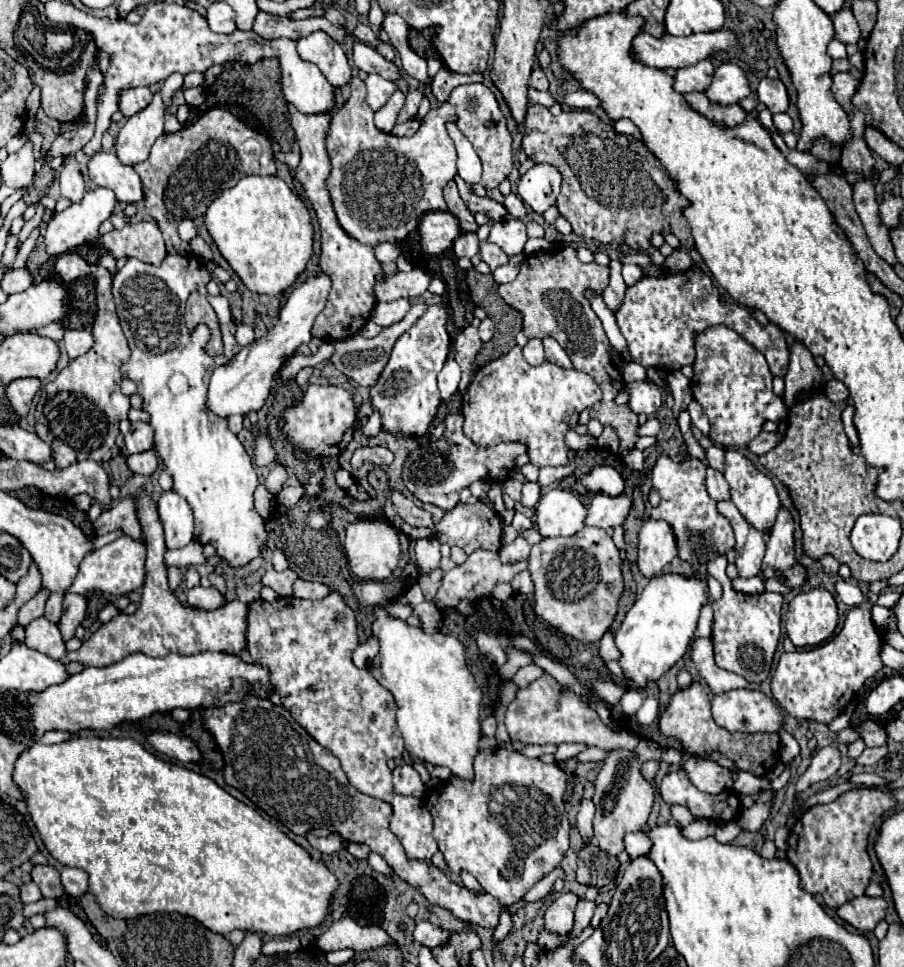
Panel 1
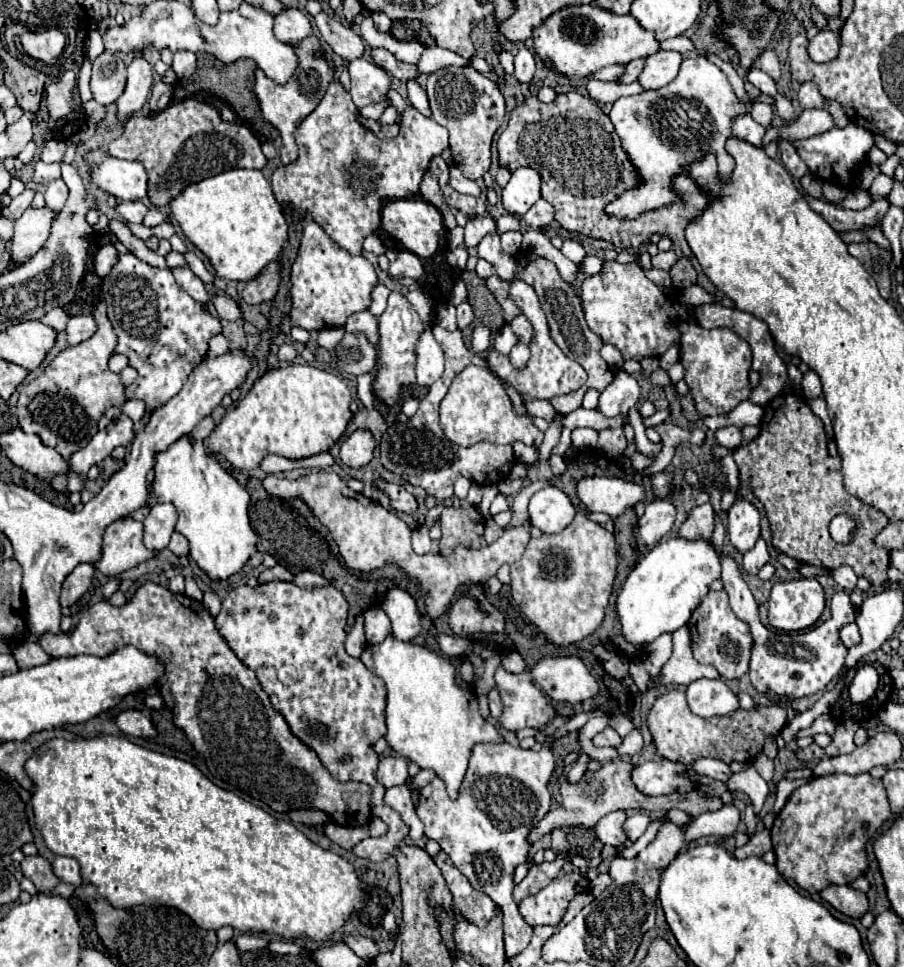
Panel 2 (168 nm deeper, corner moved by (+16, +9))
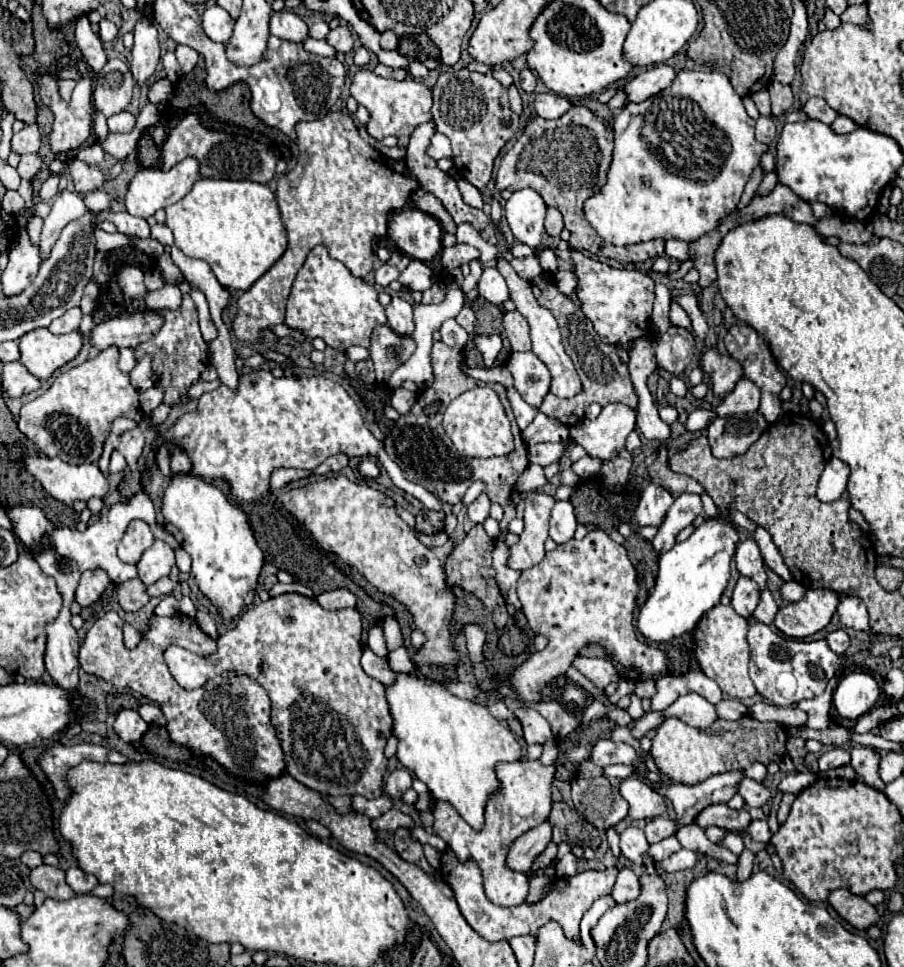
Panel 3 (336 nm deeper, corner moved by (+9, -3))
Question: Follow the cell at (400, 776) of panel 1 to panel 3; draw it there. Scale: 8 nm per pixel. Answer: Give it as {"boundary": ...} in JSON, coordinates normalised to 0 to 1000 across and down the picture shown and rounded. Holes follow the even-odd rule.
{"boundary":[[[437,795],[426,808],[426,818],[428,818],[428,822],[433,826],[439,828],[439,826],[446,824],[446,820],[450,816],[455,816],[455,808],[457,808],[457,804],[455,804],[455,799],[450,795]]]}

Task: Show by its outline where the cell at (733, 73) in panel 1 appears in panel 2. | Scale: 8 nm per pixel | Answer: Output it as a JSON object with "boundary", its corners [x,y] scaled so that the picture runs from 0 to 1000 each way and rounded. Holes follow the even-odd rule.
{"boundary":[[[777,57],[757,61],[750,80],[737,90],[726,94],[710,94],[708,98],[686,100],[677,109],[673,121],[690,150],[690,156],[695,158],[695,164],[704,175],[706,189],[701,195],[695,195],[686,204],[677,206],[668,218],[675,224],[704,226],[715,218],[752,208],[752,202],[743,193],[743,185],[759,179],[761,171],[777,166],[785,158],[792,160],[796,187],[808,187],[812,162],[803,158],[801,148],[805,142],[810,142],[812,123],[830,117],[830,113],[830,109],[821,107],[812,98],[803,78]],[[763,104],[772,109],[763,109]],[[759,107],[761,111],[770,113],[765,123],[759,117]]]}

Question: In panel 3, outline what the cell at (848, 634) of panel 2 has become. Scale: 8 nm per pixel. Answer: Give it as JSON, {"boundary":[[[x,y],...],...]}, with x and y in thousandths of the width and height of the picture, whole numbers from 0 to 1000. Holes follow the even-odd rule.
{"boundary":[[[928,650],[928,653],[921,653],[921,655],[915,657],[915,665],[917,665],[917,669],[919,669],[926,677],[933,677],[933,675],[939,671],[941,661],[939,661],[939,657],[937,657],[933,650]]]}

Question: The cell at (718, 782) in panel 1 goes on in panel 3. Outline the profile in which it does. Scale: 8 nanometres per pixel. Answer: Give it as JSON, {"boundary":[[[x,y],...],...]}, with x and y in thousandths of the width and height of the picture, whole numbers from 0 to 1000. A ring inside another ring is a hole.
{"boundary":[[[822,804],[815,812],[815,820],[824,826],[824,830],[829,835],[844,835],[851,826],[853,826],[853,820],[837,808],[829,806],[829,804]]]}

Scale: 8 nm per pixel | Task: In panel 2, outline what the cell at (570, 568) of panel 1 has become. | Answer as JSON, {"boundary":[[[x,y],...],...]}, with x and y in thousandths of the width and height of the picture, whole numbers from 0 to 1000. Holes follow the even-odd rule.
{"boundary":[[[639,531],[622,551],[586,557],[577,578],[566,584],[566,617],[606,663],[613,667],[639,665],[664,648],[681,586],[684,566],[679,553]]]}

